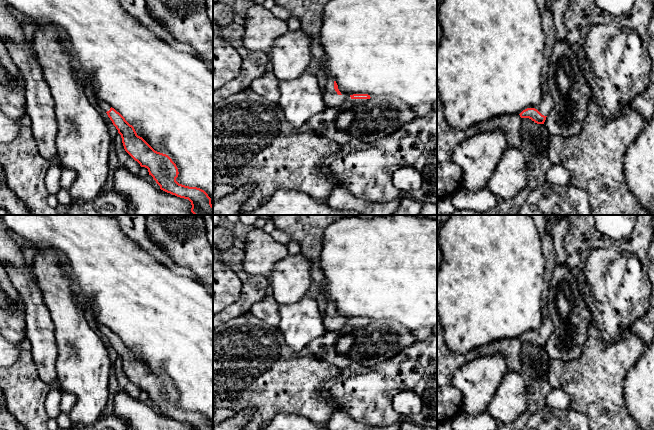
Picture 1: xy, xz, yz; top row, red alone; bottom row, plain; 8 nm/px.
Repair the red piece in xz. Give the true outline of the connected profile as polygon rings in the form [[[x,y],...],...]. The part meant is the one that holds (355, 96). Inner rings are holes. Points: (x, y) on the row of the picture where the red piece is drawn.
[[[328,79],[327,84],[323,91],[323,99],[327,107],[334,107],[342,102],[353,101],[353,102],[366,102],[370,99],[368,94],[353,94],[353,95],[342,95],[338,89],[338,85],[334,79]]]

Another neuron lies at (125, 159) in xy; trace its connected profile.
[[[118,133],[112,141],[115,146],[117,157],[120,163],[130,170],[133,174],[138,174],[140,171],[140,164],[135,161],[124,149],[121,135]]]

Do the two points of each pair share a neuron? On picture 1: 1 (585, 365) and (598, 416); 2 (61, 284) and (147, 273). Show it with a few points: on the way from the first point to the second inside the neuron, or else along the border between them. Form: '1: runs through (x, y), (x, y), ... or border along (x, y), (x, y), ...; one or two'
1: runs through (595, 378), (598, 403); one
2: border along (70, 274), (73, 278); two

